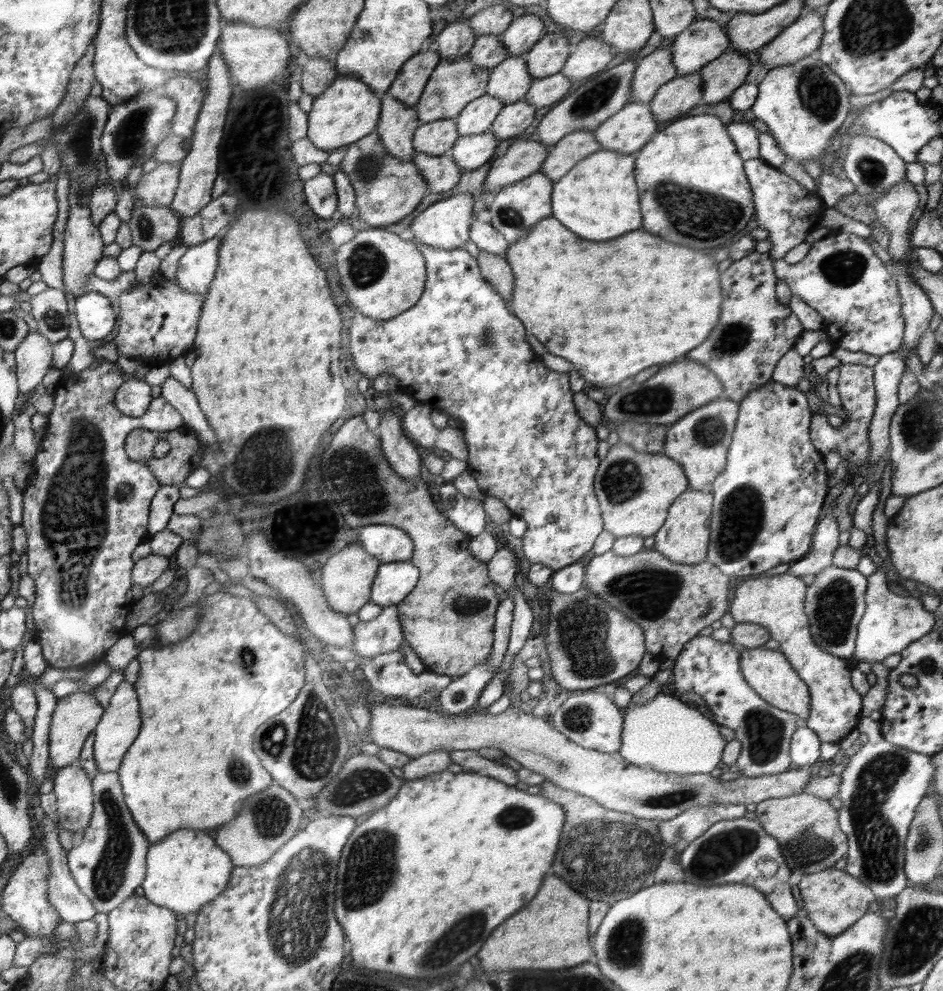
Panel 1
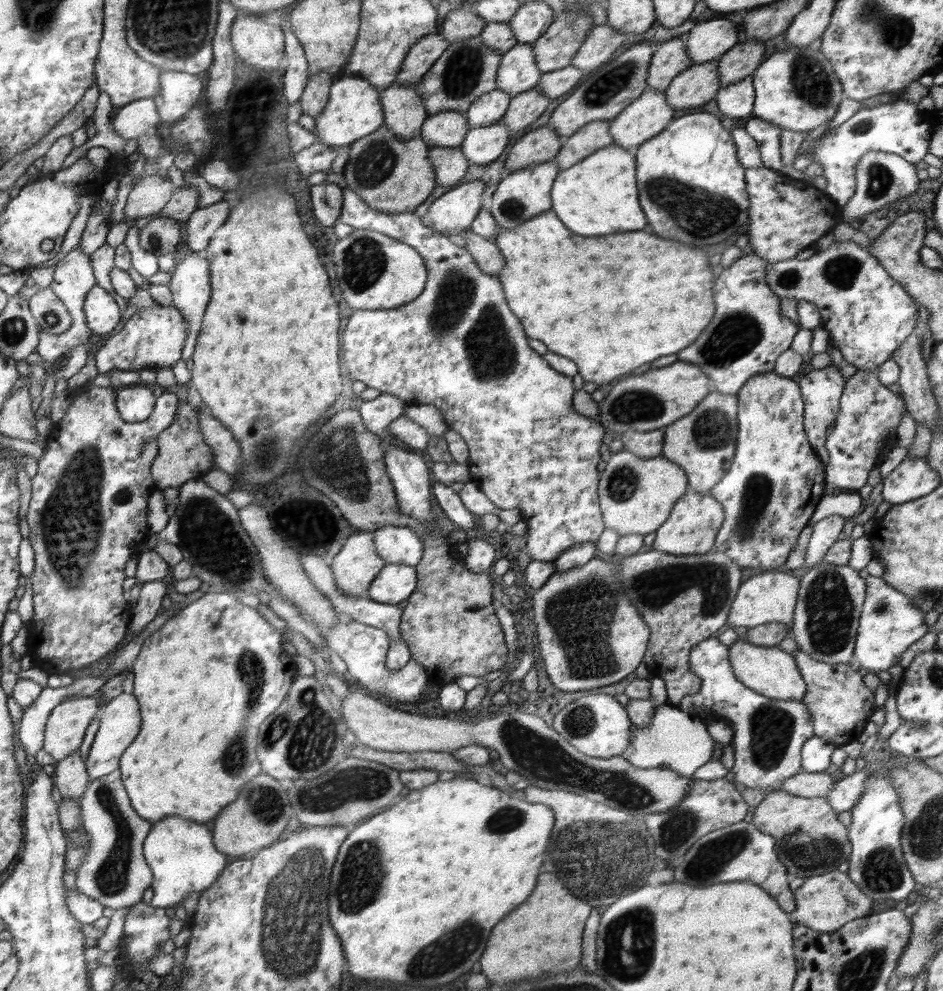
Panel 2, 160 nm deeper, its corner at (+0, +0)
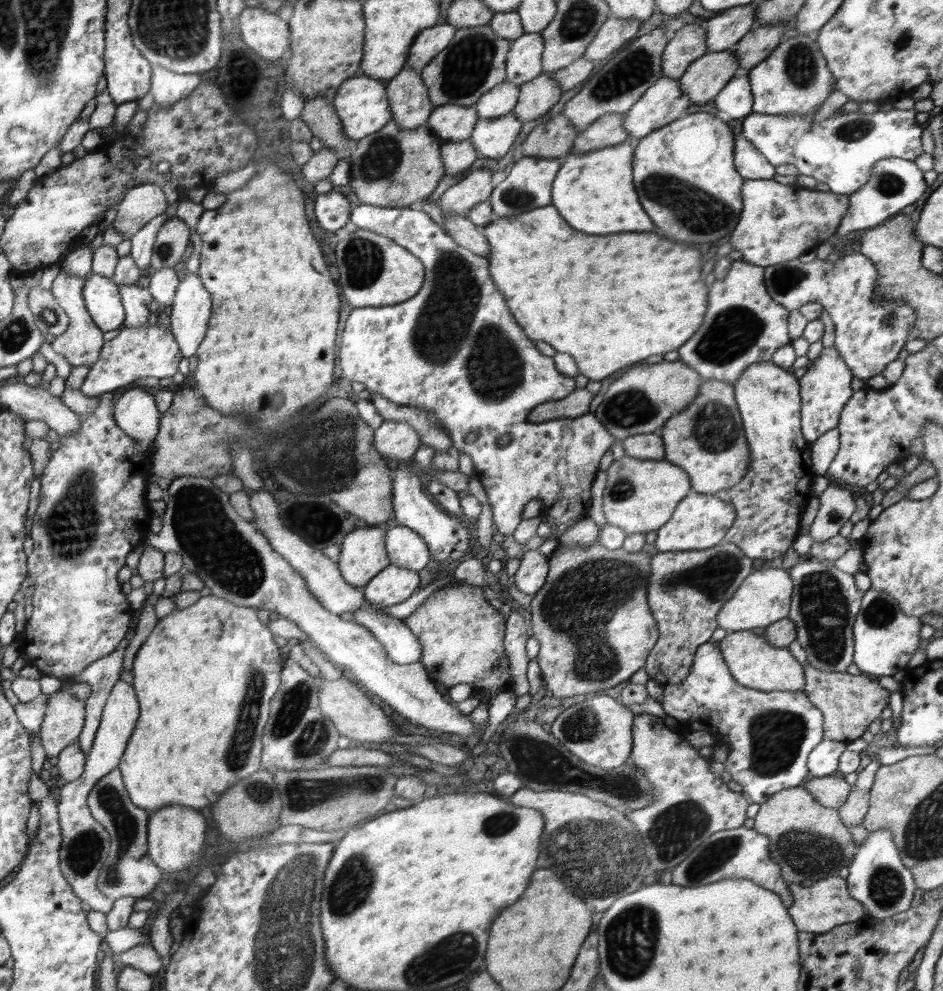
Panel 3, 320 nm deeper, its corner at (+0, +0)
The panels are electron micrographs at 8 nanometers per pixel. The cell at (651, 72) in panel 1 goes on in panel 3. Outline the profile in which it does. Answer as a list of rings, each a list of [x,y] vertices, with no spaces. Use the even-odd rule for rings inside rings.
[[[696,23],[687,24],[672,33],[662,53],[662,77],[679,80],[694,60],[706,52],[706,29]]]

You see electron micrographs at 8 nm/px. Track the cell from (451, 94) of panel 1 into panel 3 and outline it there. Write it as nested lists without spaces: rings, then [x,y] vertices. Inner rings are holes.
[[[490,23],[479,27],[457,29],[450,45],[420,73],[428,86],[429,100],[434,108],[446,104],[474,106],[486,92],[506,81],[509,49],[510,42],[498,38],[492,31]]]

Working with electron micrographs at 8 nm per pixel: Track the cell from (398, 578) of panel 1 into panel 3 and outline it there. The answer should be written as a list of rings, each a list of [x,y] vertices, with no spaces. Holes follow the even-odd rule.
[[[390,564],[380,574],[373,576],[362,590],[369,604],[386,608],[410,598],[420,586],[418,582],[420,578],[413,569]]]

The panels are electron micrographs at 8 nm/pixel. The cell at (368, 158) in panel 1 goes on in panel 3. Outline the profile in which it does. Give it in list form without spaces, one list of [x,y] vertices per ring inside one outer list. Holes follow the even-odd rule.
[[[388,123],[380,131],[356,142],[349,156],[351,176],[349,185],[357,194],[359,202],[364,204],[377,207],[410,207],[412,202],[430,196],[438,186],[438,182],[444,178],[444,164],[441,161],[442,143],[426,124],[408,130],[402,129],[396,123]]]

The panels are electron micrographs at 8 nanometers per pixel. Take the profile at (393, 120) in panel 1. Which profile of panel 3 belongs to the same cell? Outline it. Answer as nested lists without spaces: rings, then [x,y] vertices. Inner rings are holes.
[[[403,70],[387,84],[394,123],[402,129],[412,130],[428,122],[435,108],[429,100],[428,86],[419,72]]]

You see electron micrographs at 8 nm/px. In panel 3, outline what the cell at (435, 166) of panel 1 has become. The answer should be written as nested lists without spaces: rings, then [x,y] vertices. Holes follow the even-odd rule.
[[[470,139],[443,142],[441,145],[441,161],[447,176],[456,176],[465,171],[476,159],[476,151]]]

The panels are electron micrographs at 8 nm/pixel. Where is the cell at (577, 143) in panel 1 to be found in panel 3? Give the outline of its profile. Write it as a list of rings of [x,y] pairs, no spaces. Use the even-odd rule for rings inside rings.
[[[622,113],[601,116],[579,133],[570,152],[580,154],[624,142],[629,137],[623,127],[624,119]]]

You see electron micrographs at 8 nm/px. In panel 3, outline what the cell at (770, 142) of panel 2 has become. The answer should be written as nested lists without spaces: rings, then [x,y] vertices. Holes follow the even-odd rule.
[[[894,106],[890,112],[862,114],[850,112],[841,114],[839,111],[828,116],[822,122],[813,123],[807,116],[778,116],[751,113],[742,120],[741,135],[753,144],[762,156],[775,168],[781,164],[794,164],[800,175],[811,176],[817,182],[826,183],[829,190],[847,197],[854,194],[862,185],[868,183],[872,168],[878,160],[890,157],[911,160],[923,154],[921,136],[923,125],[916,123],[916,110],[899,110]]]

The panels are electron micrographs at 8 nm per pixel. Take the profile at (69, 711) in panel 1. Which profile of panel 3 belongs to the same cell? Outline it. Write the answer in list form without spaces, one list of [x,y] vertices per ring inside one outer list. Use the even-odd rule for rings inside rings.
[[[58,690],[47,698],[44,718],[39,728],[39,739],[48,758],[58,756],[69,744],[76,743],[84,730],[86,704],[68,691]]]

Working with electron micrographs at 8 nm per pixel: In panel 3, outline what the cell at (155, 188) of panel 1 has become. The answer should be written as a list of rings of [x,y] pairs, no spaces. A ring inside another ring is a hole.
[[[143,183],[133,187],[117,205],[117,214],[112,229],[121,232],[130,240],[152,218],[168,209],[166,196],[158,185]]]

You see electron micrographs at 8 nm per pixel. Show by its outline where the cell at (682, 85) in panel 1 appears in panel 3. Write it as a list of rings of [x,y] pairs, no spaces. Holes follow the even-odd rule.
[[[733,49],[720,52],[707,52],[694,60],[693,64],[686,70],[686,73],[679,79],[682,94],[690,98],[691,104],[706,104],[710,100],[714,100],[719,92],[734,77],[734,73],[738,71],[738,60],[732,54]]]

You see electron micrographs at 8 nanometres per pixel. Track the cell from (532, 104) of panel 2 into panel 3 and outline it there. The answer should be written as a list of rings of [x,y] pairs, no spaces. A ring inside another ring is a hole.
[[[540,74],[519,87],[516,107],[511,110],[521,123],[546,114],[562,97],[562,89],[551,74]]]

